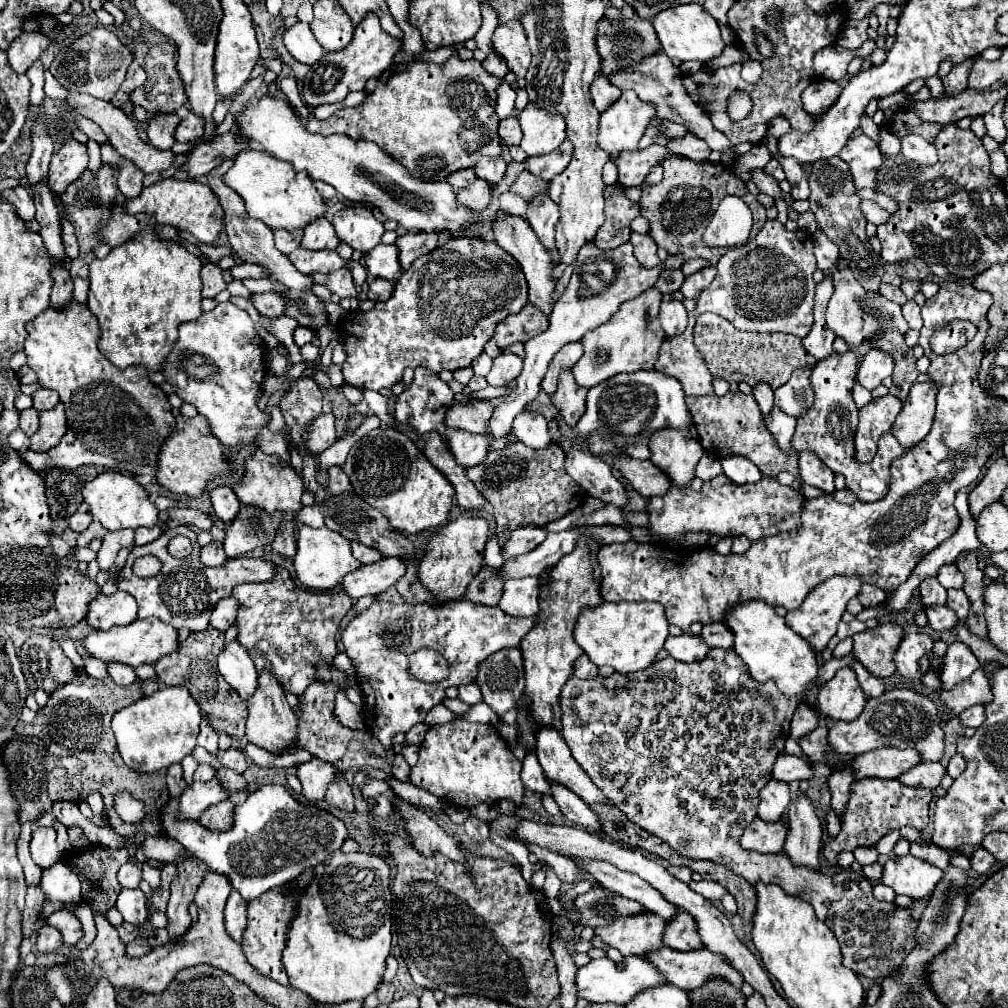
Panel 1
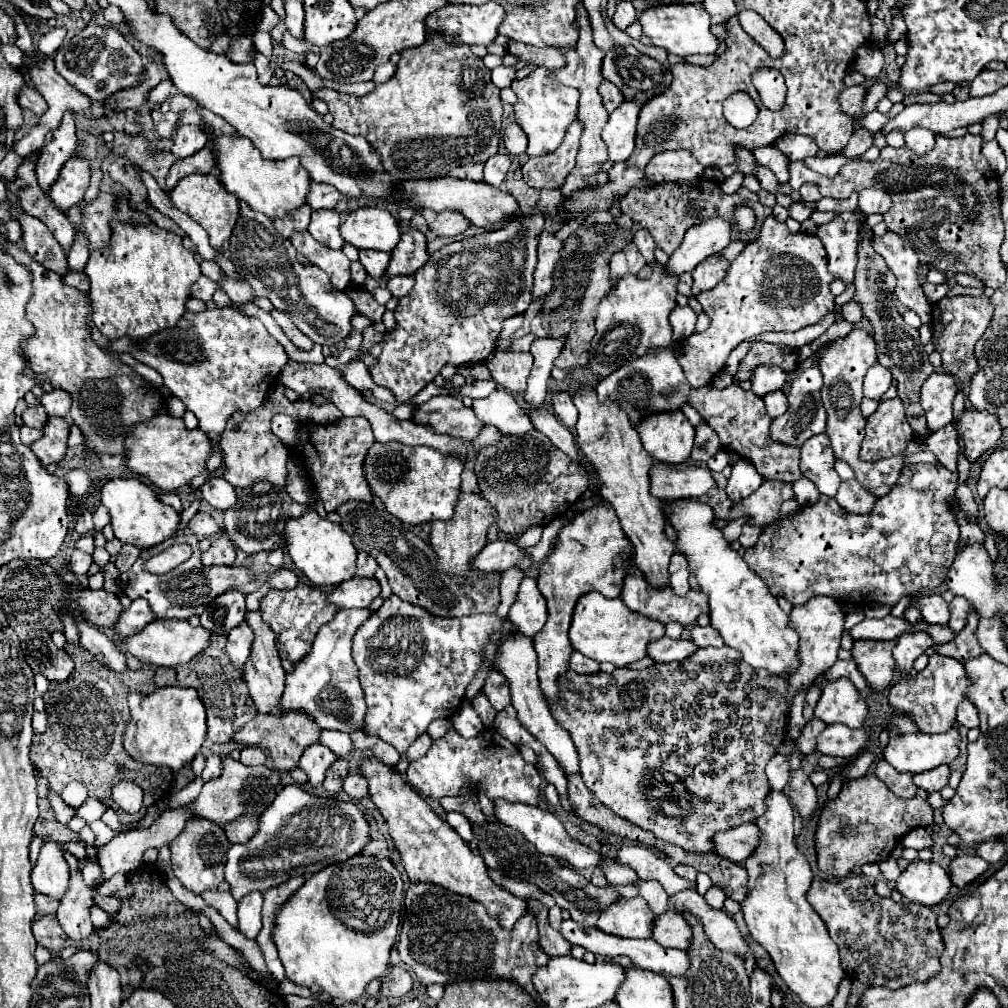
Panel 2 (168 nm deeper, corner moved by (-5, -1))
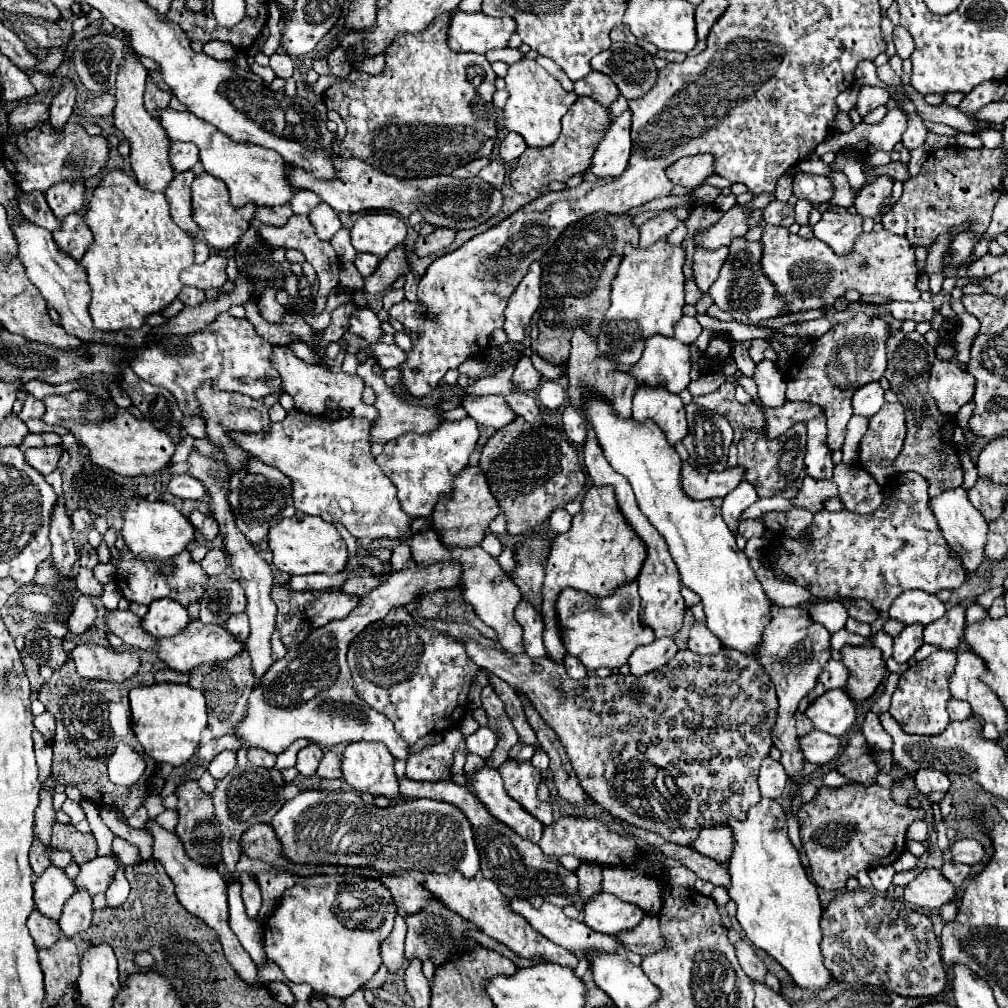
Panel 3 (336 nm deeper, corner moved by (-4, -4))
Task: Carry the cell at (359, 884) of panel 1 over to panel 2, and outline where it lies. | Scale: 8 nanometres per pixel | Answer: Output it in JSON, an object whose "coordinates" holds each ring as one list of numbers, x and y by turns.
{"coordinates":[[354,856,312,874,276,914,274,944,286,978,304,988,320,986,332,998,358,1000,368,982,388,970,402,902,402,878,390,858]]}

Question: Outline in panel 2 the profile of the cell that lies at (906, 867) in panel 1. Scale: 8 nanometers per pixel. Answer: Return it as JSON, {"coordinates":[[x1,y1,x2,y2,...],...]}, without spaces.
{"coordinates":[[914,860,898,878,898,892,910,902,922,906,936,906,946,900,950,892,950,876,938,862]]}

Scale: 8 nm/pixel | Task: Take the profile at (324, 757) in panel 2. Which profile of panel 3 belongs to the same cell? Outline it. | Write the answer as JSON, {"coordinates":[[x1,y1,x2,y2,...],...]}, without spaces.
{"coordinates":[[307,745,305,749,301,749,297,753,297,771,305,777,313,777,317,773,317,767,319,767,319,761,323,759,323,749,319,745]]}

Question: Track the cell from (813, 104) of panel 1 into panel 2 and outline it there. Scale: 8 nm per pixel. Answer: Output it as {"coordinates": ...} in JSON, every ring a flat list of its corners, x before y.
{"coordinates":[[854,86,854,88,846,88,840,96,840,106,842,112,850,114,850,116,858,116,862,112,864,106,864,98,866,98,866,86]]}

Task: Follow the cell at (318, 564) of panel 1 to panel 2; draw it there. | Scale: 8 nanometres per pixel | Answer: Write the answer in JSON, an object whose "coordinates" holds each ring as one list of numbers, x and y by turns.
{"coordinates":[[306,506,300,518,288,518,284,528,286,550,304,576,316,586,338,586,356,574,356,548,352,538,334,522,320,518,314,506]]}

